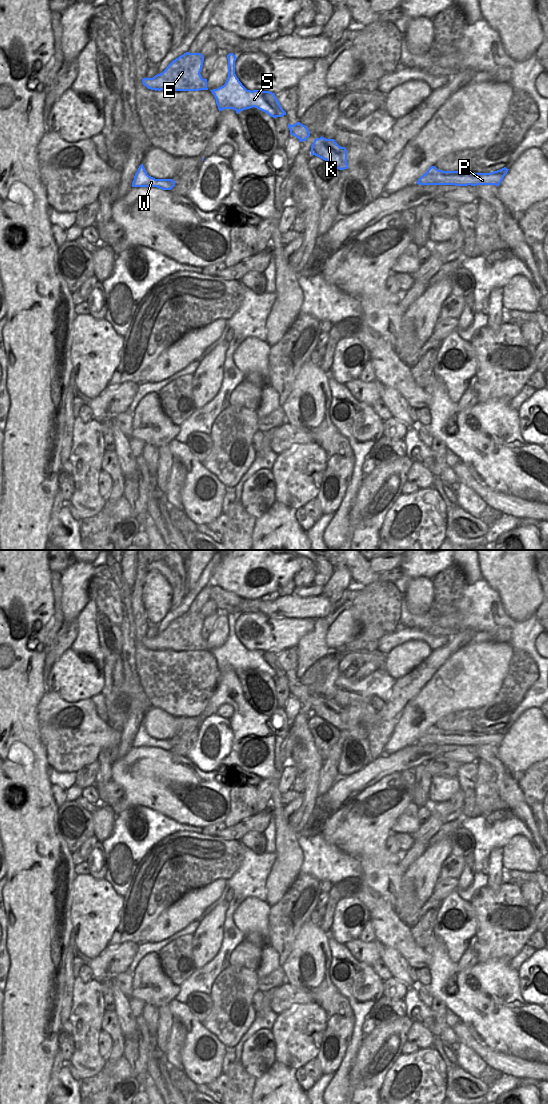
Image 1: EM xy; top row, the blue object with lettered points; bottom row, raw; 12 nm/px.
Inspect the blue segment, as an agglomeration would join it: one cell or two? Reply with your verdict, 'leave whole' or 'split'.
split

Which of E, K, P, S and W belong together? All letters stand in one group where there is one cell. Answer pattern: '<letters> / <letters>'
E K P / S W

